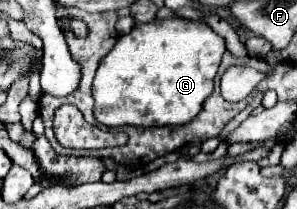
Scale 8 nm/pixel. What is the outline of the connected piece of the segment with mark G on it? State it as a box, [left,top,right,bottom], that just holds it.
[94,18,224,128]

